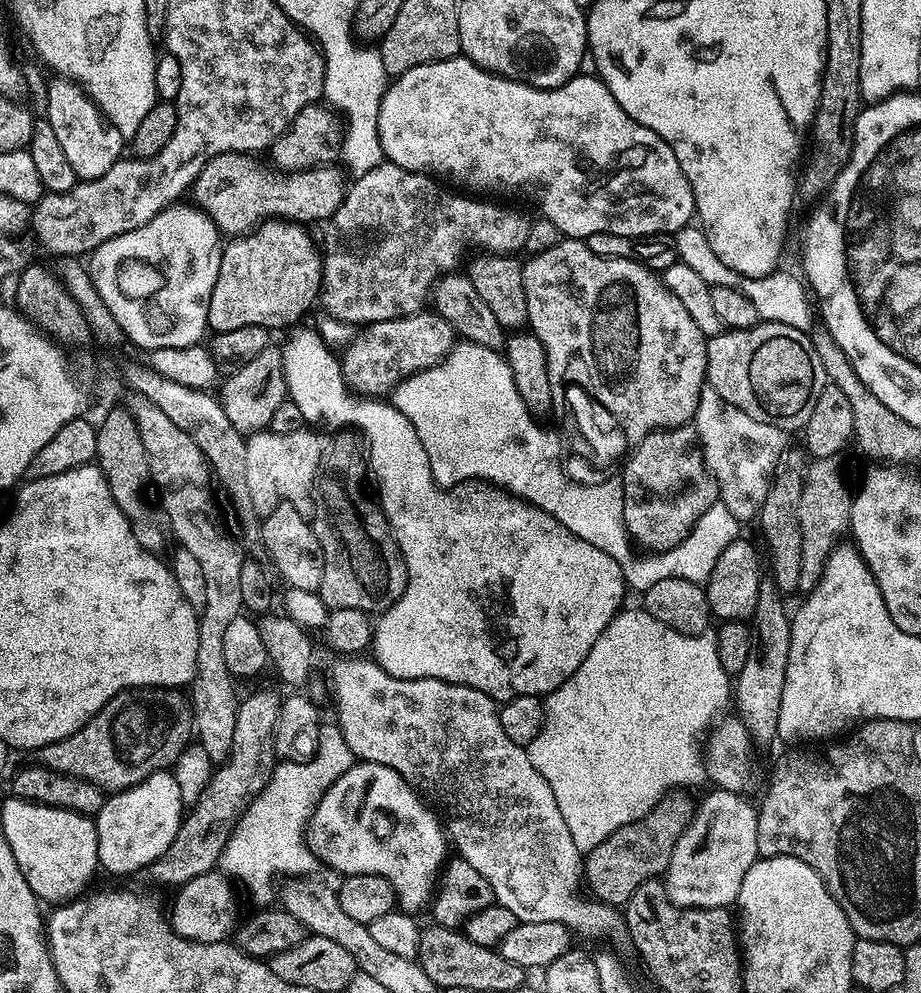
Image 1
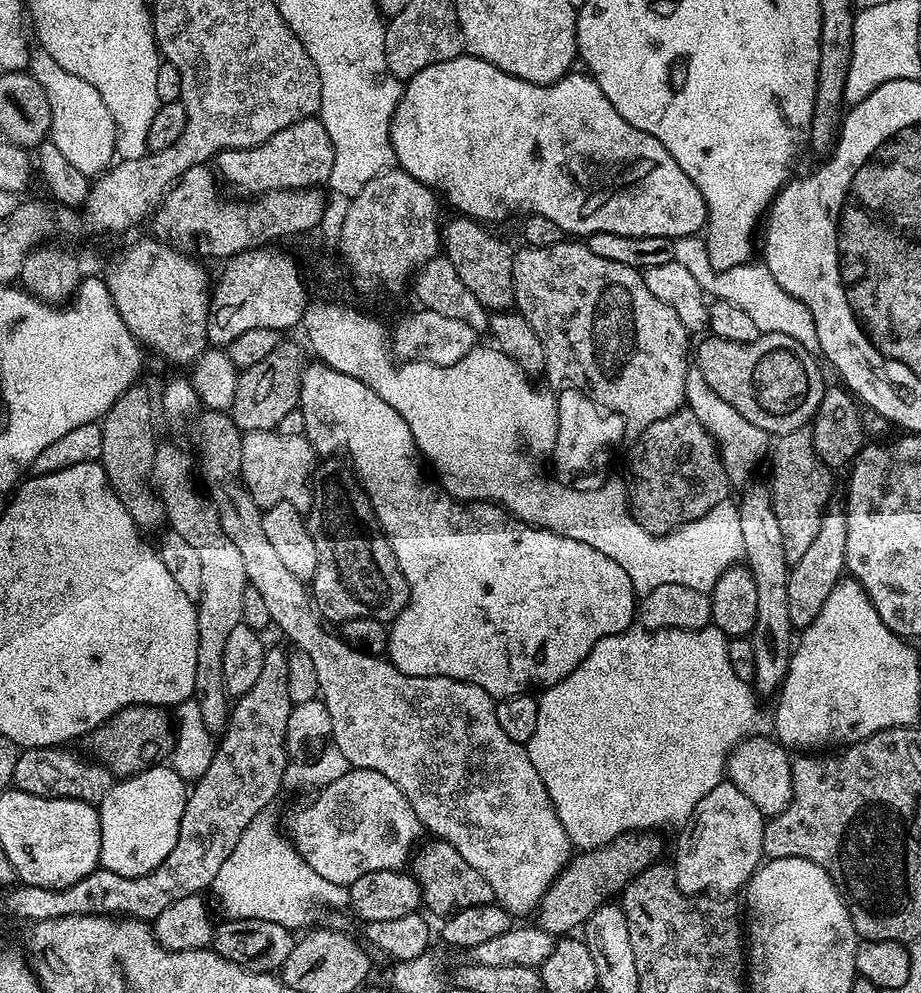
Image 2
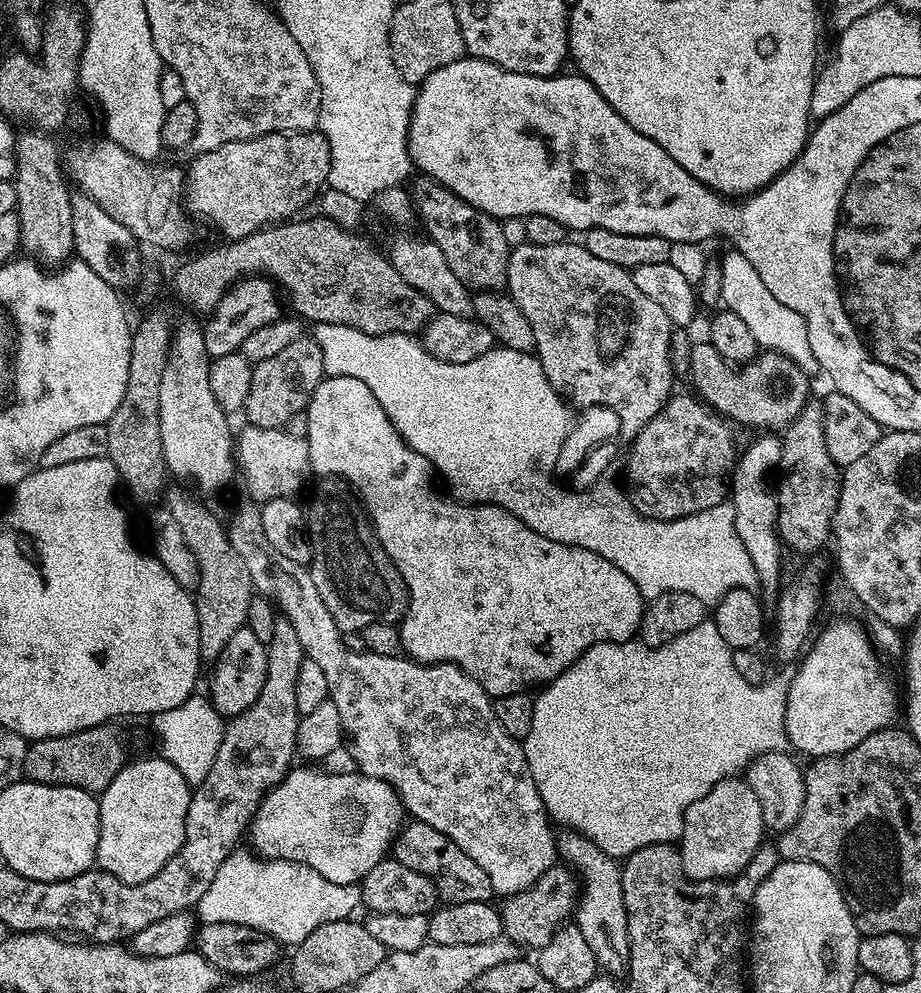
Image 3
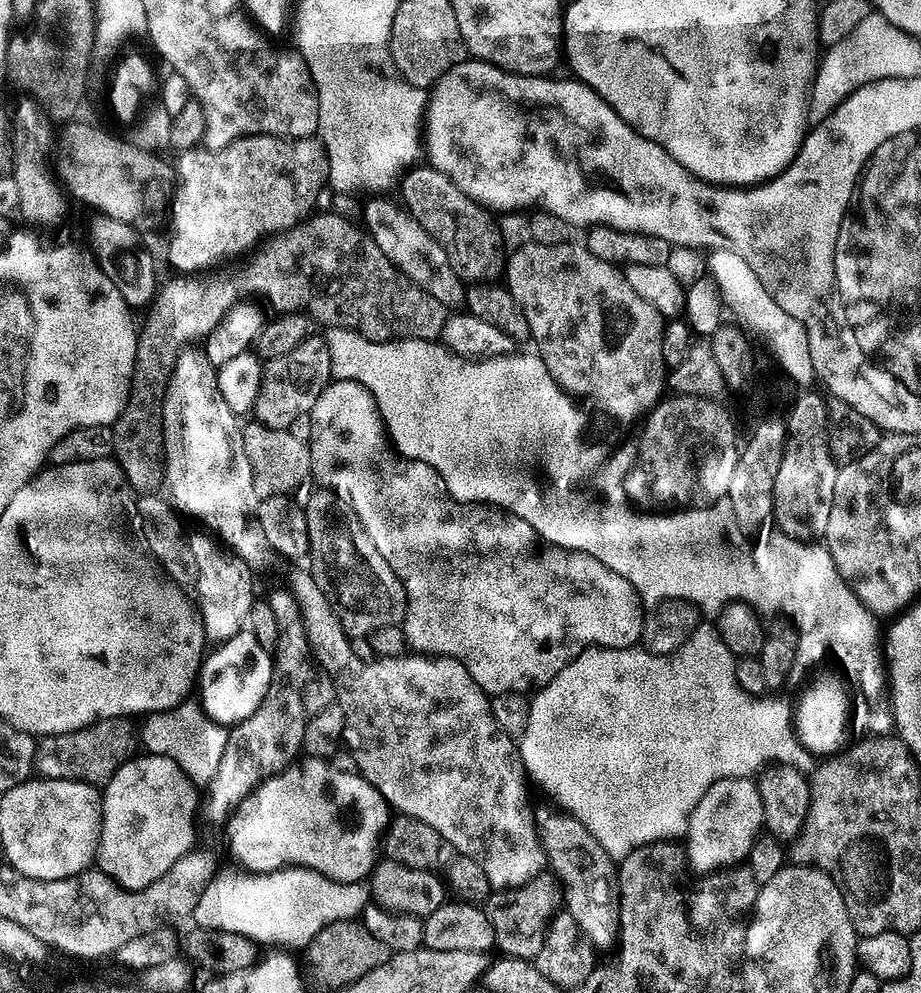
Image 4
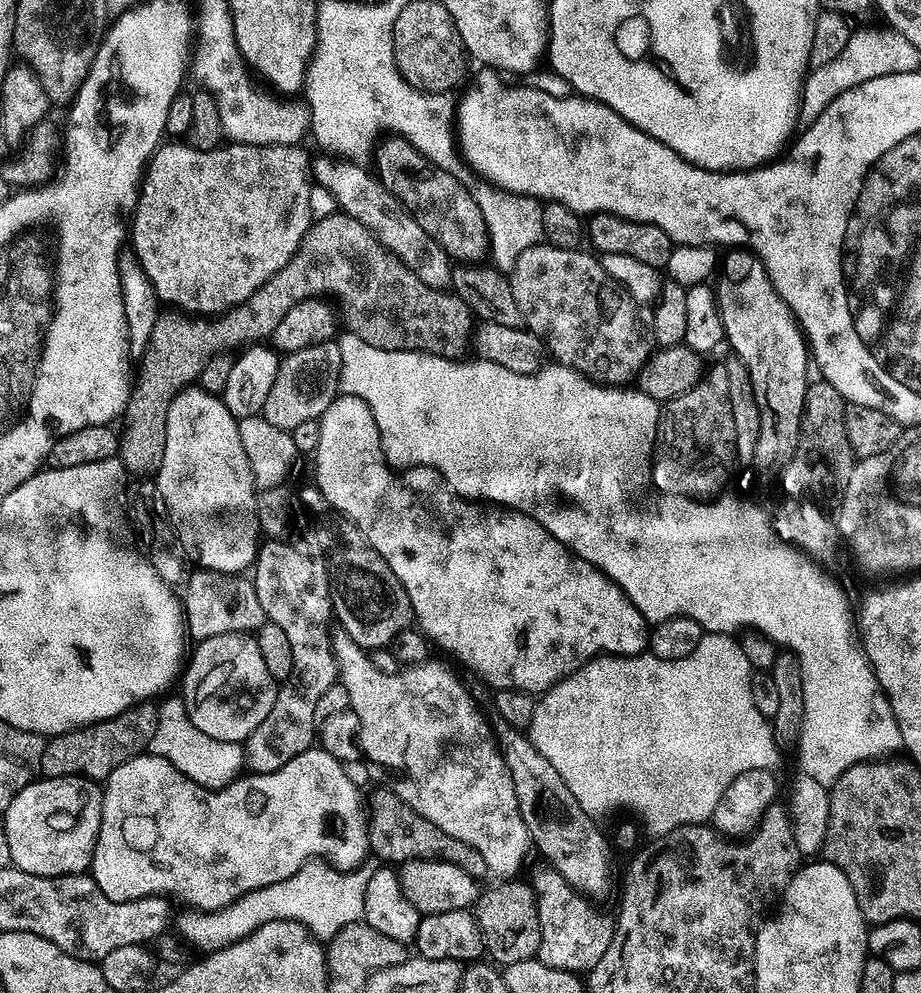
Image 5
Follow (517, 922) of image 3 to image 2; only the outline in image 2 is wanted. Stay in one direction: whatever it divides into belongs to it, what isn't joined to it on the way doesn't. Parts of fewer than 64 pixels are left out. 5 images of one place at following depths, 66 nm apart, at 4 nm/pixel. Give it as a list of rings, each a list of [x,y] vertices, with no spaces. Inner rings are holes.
[[[633,832],[601,848],[590,848],[573,855],[539,902],[538,927],[552,937],[560,938],[571,933],[568,932],[571,928],[579,929],[585,925],[598,908],[609,903],[611,898],[619,897],[624,887],[654,862],[652,838],[651,833]]]

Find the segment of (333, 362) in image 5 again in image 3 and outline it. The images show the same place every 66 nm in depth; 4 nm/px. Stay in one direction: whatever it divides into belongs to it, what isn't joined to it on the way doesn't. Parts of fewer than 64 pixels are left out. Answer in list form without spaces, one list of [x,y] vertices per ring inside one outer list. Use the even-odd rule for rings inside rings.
[[[315,338],[296,340],[291,346],[286,346],[286,350],[282,350],[279,354],[274,354],[274,358],[266,358],[266,362],[255,365],[252,370],[249,396],[246,398],[242,409],[243,415],[248,415],[248,418],[246,418],[247,423],[262,426],[263,428],[287,429],[291,425],[288,423],[299,412],[301,415],[307,409],[314,390],[324,381],[325,375],[322,350]]]

